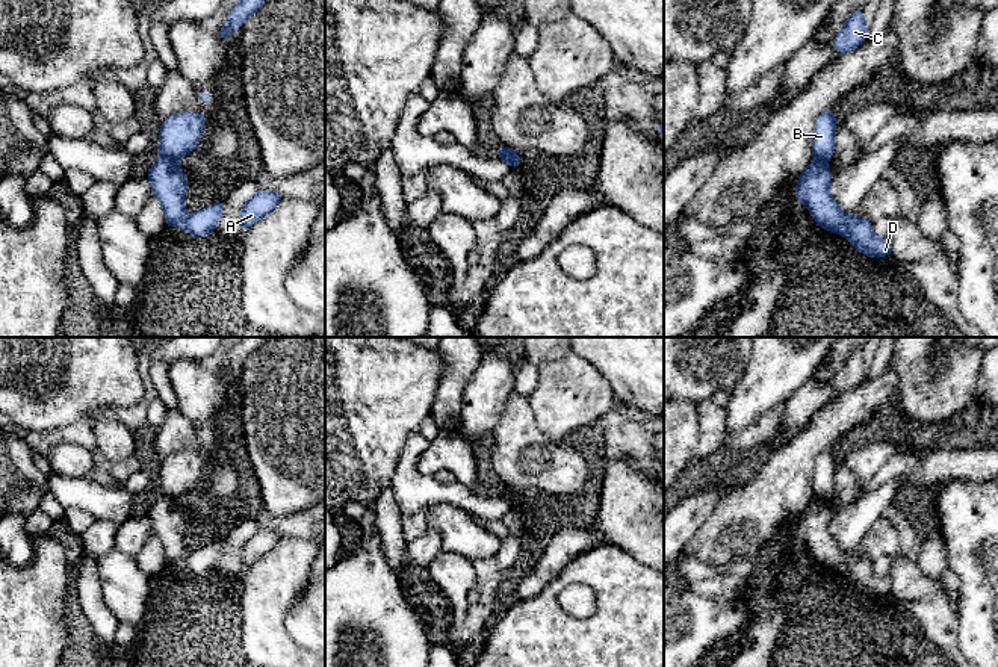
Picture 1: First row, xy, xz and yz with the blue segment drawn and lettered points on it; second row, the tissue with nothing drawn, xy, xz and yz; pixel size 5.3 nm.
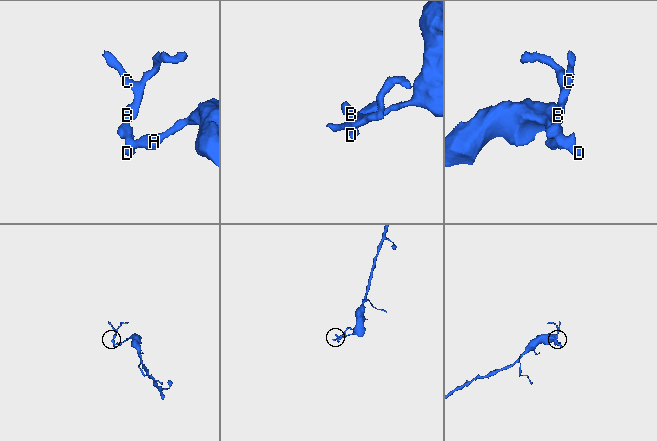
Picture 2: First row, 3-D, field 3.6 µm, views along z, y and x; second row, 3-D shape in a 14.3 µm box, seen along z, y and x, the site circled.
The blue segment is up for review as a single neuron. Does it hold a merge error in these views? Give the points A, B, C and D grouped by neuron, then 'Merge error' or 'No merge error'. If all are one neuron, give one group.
Groups: A D / B C. Merge error

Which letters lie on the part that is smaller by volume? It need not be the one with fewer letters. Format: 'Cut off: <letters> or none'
Cut off: B, C

